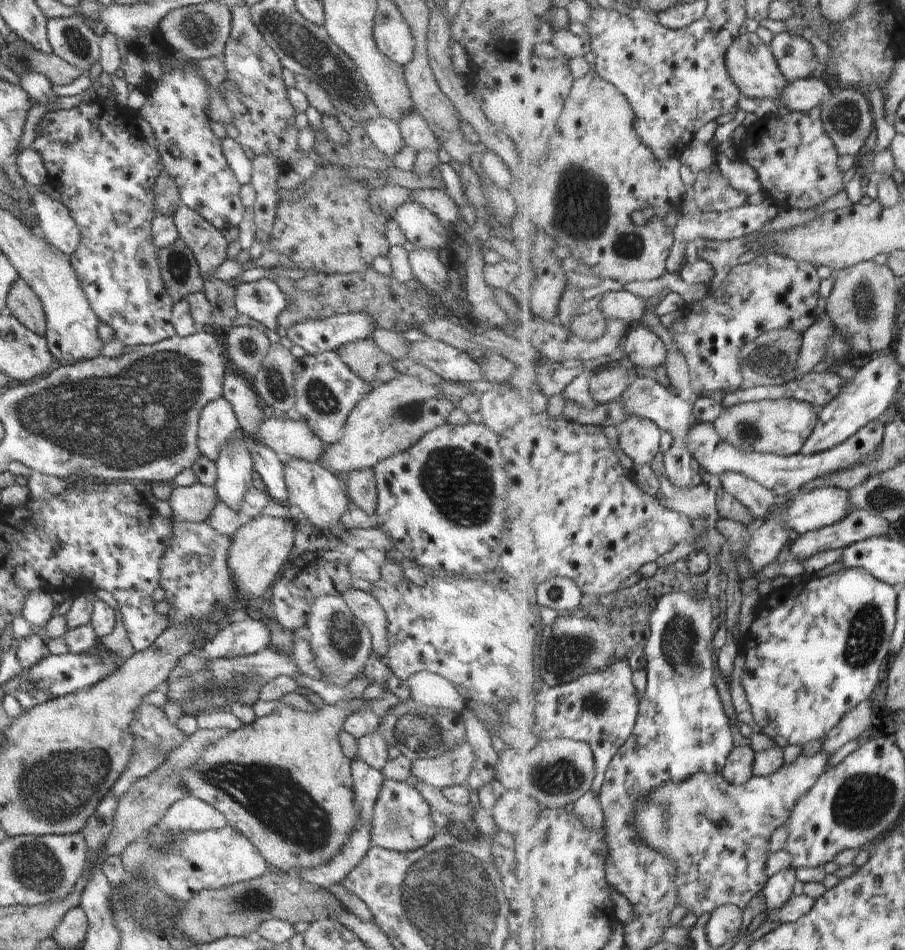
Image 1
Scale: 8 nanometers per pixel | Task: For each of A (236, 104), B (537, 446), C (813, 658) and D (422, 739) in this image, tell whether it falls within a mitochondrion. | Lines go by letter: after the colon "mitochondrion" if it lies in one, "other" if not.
A: other
B: other
C: other
D: mitochondrion

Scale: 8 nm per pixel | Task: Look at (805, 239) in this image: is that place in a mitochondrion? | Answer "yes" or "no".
no

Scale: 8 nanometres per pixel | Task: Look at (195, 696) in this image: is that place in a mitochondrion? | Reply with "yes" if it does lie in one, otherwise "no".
yes

